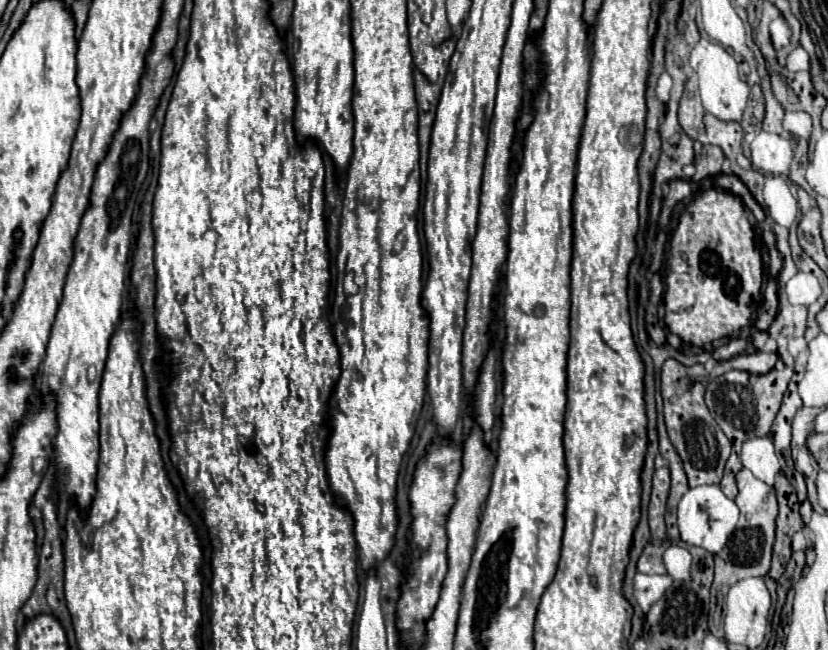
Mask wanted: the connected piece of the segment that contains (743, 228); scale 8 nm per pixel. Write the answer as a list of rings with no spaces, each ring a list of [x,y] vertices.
[[[710,189],[694,197],[694,201],[688,205],[686,213],[678,221],[676,233],[670,241],[670,253],[668,253],[664,321],[670,333],[678,335],[686,343],[702,347],[720,341],[724,337],[732,337],[734,333],[738,333],[742,327],[750,323],[754,295],[760,295],[762,289],[762,257],[756,249],[754,231],[746,215],[748,213],[740,197],[726,191]]]

